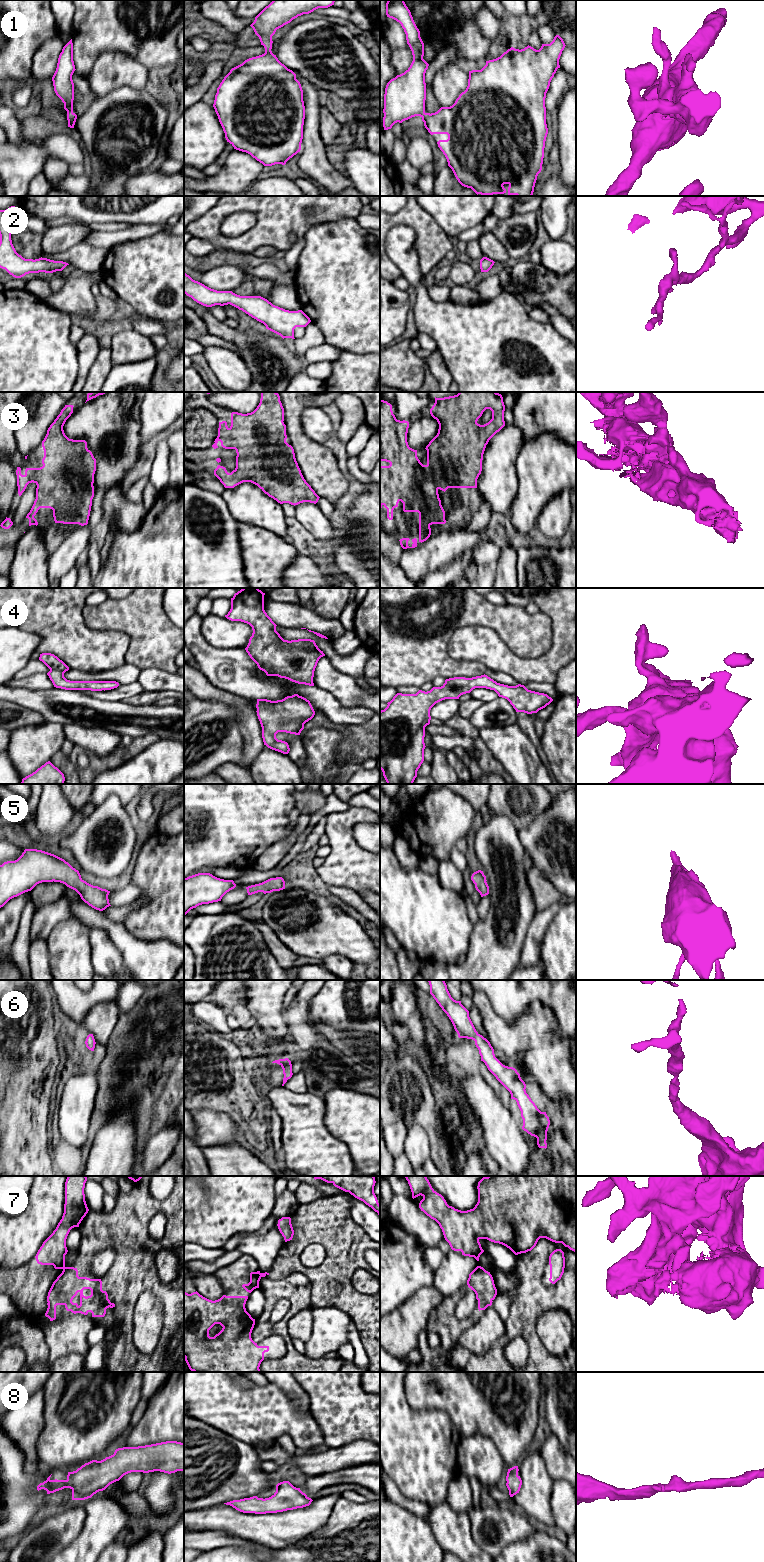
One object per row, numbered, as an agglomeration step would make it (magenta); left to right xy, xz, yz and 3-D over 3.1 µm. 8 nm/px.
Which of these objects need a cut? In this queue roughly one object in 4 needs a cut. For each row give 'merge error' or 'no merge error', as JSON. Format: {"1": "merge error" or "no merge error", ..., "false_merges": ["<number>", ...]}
{"1": "no merge error", "2": "no merge error", "3": "no merge error", "4": "no merge error", "5": "no merge error", "6": "no merge error", "7": "merge error", "8": "no merge error", "false_merges": ["7"]}

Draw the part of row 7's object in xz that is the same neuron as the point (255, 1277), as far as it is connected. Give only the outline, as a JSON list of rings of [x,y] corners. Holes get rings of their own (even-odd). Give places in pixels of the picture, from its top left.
[[[260,1271],[250,1273],[250,1282],[248,1284],[243,1284],[242,1287],[249,1293],[254,1289],[259,1288],[259,1281],[261,1279]]]

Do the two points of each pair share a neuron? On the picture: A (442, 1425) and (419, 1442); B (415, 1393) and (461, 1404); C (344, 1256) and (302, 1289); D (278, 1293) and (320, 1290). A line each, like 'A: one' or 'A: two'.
A: one
B: one
C: two
D: two

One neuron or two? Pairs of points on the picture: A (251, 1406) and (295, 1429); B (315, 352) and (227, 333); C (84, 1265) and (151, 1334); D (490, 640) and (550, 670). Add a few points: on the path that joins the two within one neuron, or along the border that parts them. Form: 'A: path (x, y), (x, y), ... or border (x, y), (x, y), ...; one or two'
A: path (262, 1413), (272, 1413), (284, 1418); one
B: border (302, 357), (307, 363); two
C: border (132, 1322), (133, 1331); two
D: path (504, 655), (522, 670), (535, 670); one

